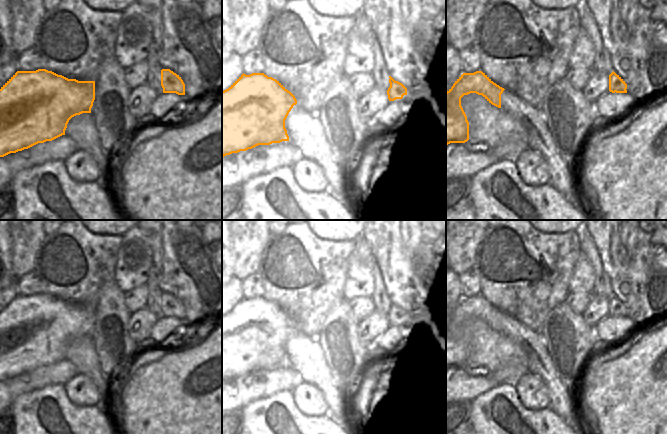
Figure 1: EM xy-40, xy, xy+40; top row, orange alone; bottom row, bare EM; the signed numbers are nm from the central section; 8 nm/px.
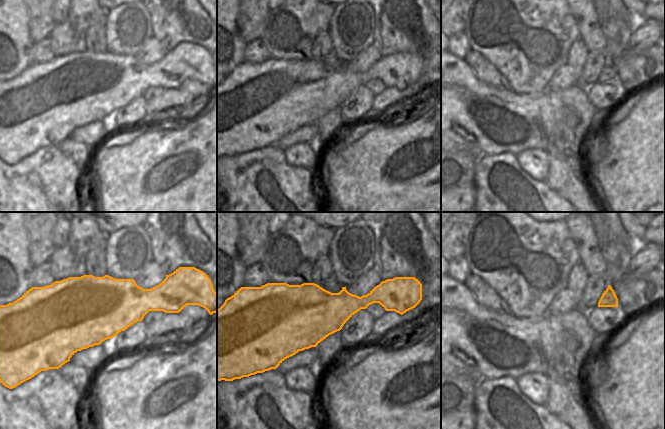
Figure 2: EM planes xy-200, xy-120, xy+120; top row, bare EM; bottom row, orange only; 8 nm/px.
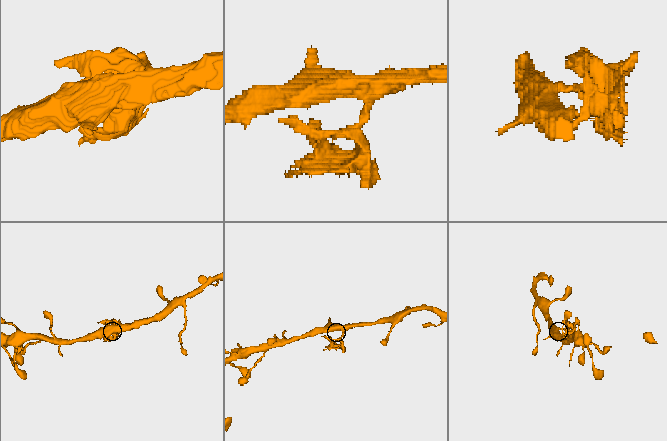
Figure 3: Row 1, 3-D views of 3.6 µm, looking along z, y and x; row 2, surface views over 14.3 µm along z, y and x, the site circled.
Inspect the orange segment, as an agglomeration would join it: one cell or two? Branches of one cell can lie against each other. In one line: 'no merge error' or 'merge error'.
merge error

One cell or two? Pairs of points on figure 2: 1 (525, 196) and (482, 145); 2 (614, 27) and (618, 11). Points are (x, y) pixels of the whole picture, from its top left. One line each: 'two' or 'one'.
1: two
2: two

